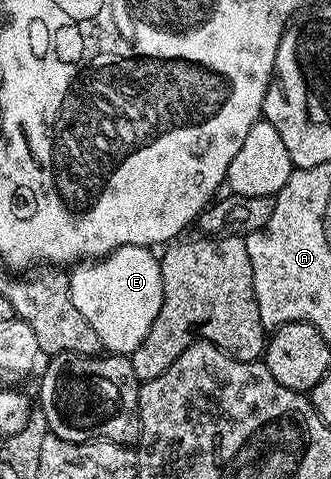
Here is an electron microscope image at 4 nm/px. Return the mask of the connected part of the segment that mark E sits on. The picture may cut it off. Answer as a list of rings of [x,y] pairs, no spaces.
[[[120,246],[99,259],[79,262],[69,269],[70,293],[76,310],[96,330],[107,353],[129,356],[144,342],[164,298],[162,266],[150,248]]]

